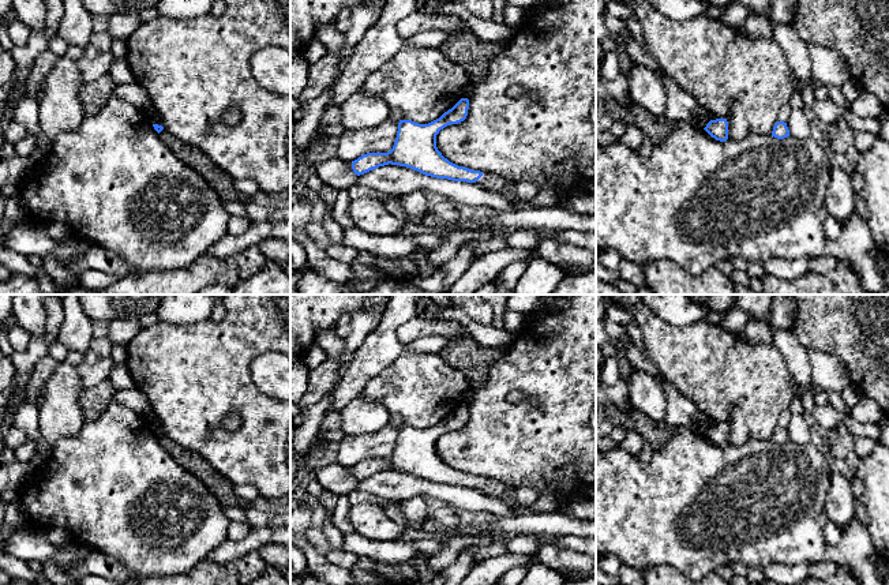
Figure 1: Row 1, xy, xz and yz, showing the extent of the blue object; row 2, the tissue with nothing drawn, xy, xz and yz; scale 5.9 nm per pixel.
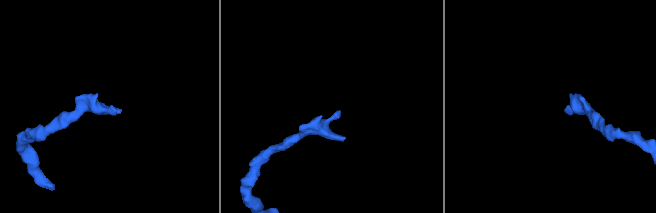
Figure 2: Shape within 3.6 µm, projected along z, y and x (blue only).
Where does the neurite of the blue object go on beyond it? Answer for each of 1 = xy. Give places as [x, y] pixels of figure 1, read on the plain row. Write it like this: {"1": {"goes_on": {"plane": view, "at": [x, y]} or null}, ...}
{"1": {"goes_on": null}}

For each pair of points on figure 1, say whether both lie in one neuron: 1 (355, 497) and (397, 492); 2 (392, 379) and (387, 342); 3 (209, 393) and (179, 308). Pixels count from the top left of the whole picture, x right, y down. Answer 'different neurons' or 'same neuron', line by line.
1: different neurons
2: different neurons
3: different neurons

